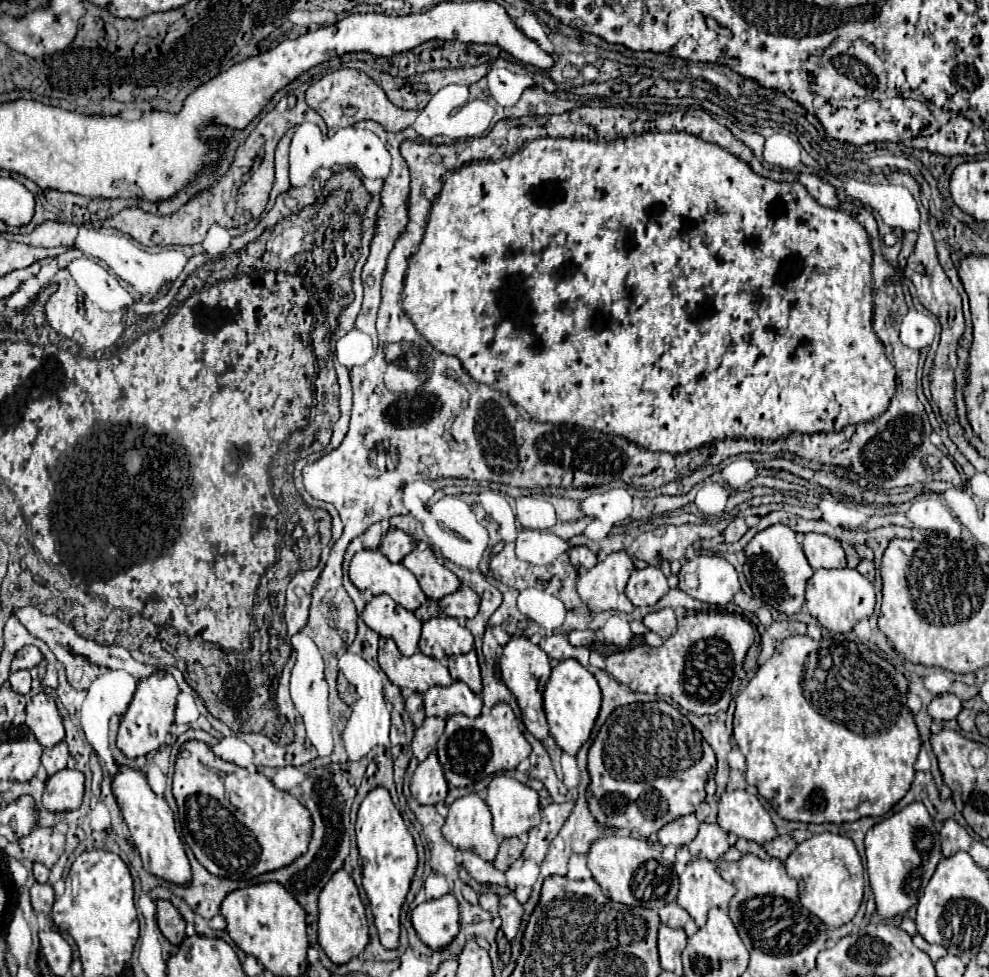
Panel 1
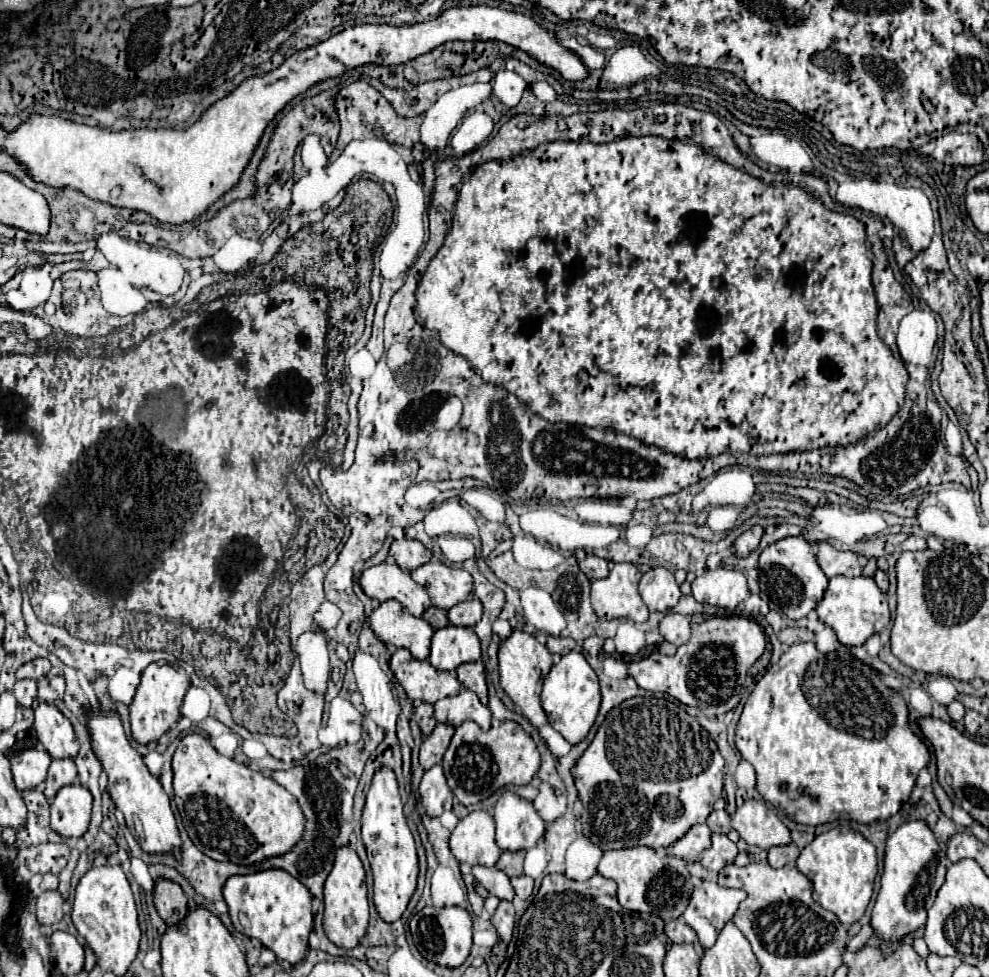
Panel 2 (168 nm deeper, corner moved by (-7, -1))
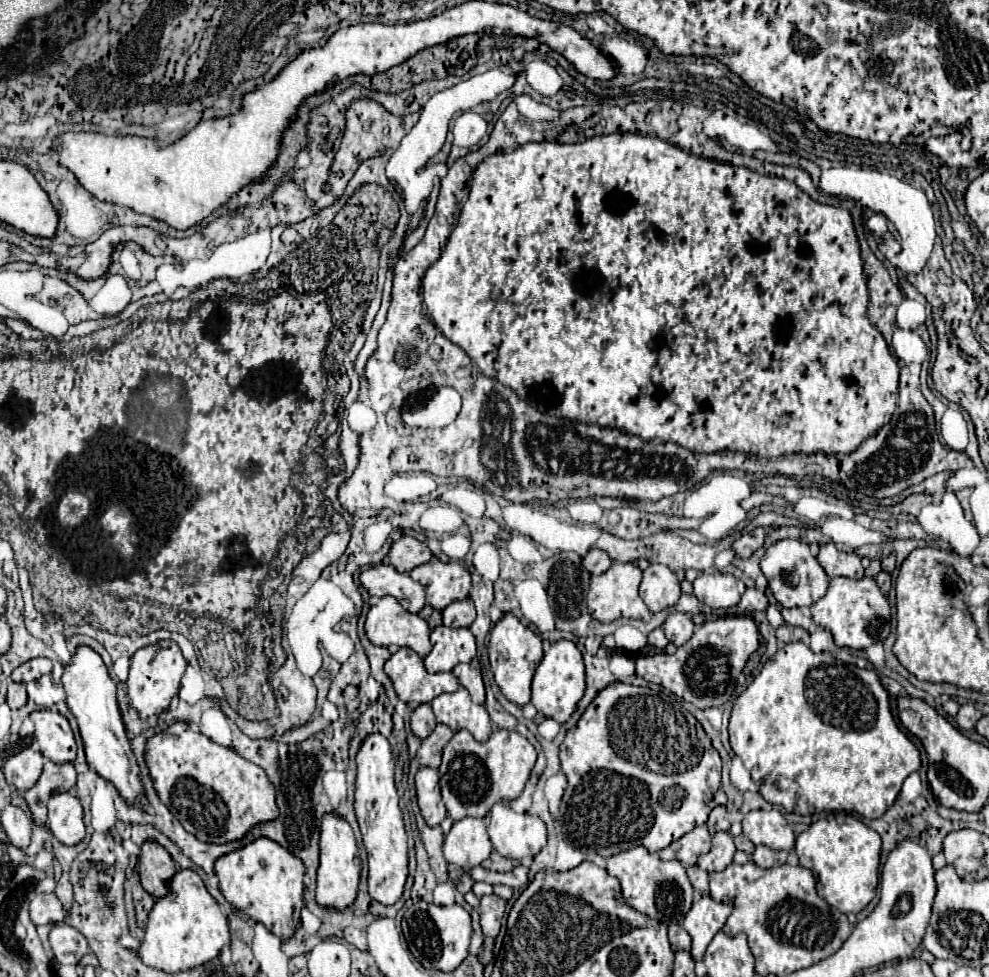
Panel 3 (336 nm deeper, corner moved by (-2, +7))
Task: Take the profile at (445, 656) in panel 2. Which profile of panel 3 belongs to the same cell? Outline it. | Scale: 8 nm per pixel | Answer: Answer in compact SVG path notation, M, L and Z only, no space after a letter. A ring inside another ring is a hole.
M438 626L430 634L432 652L424 658L426 670L448 672L458 662L470 662L476 656L476 642L468 628Z

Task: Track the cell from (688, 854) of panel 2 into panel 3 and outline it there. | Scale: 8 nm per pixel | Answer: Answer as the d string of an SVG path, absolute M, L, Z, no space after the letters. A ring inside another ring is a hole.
M696 826L692 832L684 834L680 840L674 840L670 846L660 850L662 860L680 860L684 866L696 864L696 858L710 850L710 834L706 826Z

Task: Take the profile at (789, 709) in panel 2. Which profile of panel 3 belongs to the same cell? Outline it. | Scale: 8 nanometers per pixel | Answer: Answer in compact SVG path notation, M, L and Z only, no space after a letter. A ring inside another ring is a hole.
M790 642L784 648L780 648L760 670L760 674L752 680L752 684L736 698L734 708L732 708L732 716L730 716L730 746L736 752L738 758L742 758L744 766L748 768L748 772L752 774L752 780L758 784L758 792L762 794L764 800L768 800L770 804L778 804L784 806L788 812L794 814L814 814L814 812L856 812L860 816L866 816L870 820L880 818L896 800L902 782L906 780L906 776L910 776L914 770L920 768L920 752L914 746L914 742L910 742L910 738L898 728L892 712L890 712L890 696L886 686L882 686L880 676L876 672L868 672L864 668L858 666L850 666L844 664L840 660L830 660L830 654L826 654L826 662L820 654L814 654L804 642Z

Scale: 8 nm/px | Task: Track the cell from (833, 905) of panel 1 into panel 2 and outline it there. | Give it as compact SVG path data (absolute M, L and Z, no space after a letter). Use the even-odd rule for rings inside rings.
M837 826L815 836L815 840L801 850L797 868L813 882L813 898L825 910L833 912L841 924L849 928L853 922L863 918L873 896L873 884L877 876L877 850L861 832L847 826Z

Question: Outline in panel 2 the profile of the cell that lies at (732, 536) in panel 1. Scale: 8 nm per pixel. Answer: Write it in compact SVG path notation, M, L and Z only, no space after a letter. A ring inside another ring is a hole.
M753 526L749 528L747 532L743 532L737 540L735 540L735 554L745 558L749 556L761 542L761 536L763 536L763 526Z

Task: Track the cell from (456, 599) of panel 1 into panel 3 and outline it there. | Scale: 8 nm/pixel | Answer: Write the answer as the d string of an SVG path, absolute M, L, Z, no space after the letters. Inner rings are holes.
M464 598L464 600L456 600L456 602L448 604L442 610L442 618L444 618L444 626L468 628L476 618L476 610L474 610L472 600Z

